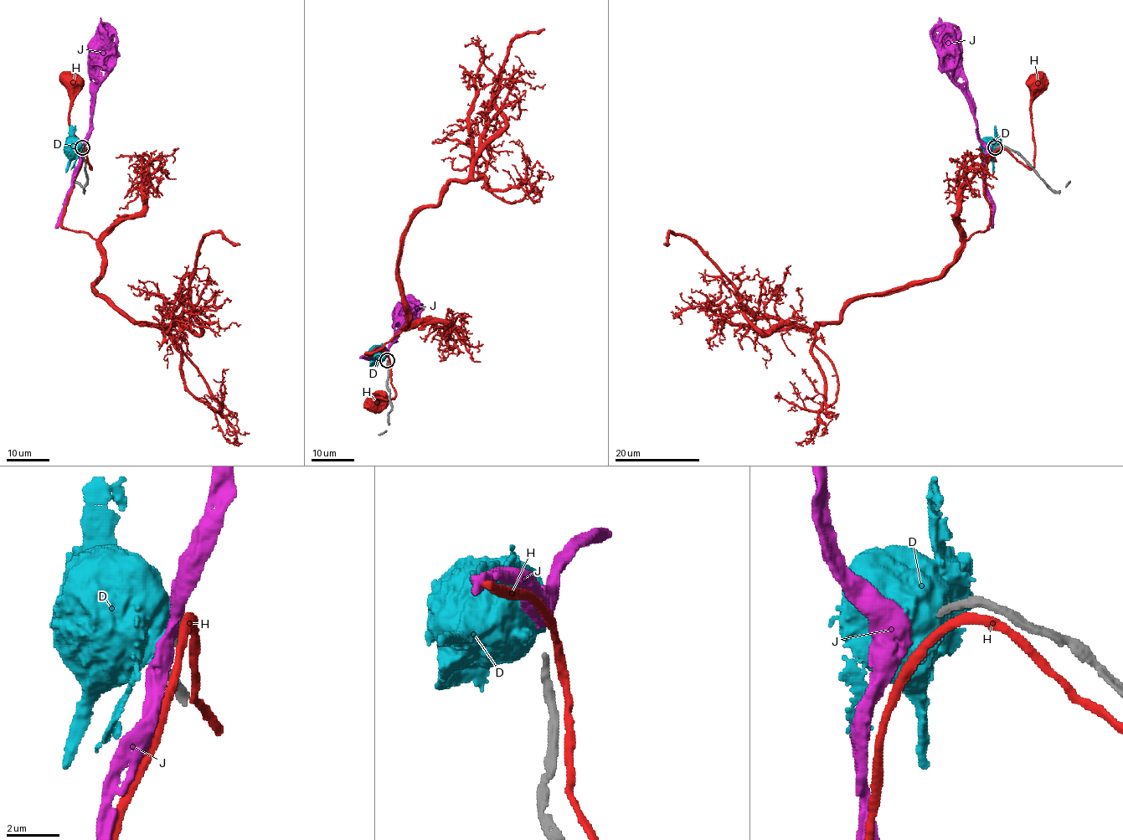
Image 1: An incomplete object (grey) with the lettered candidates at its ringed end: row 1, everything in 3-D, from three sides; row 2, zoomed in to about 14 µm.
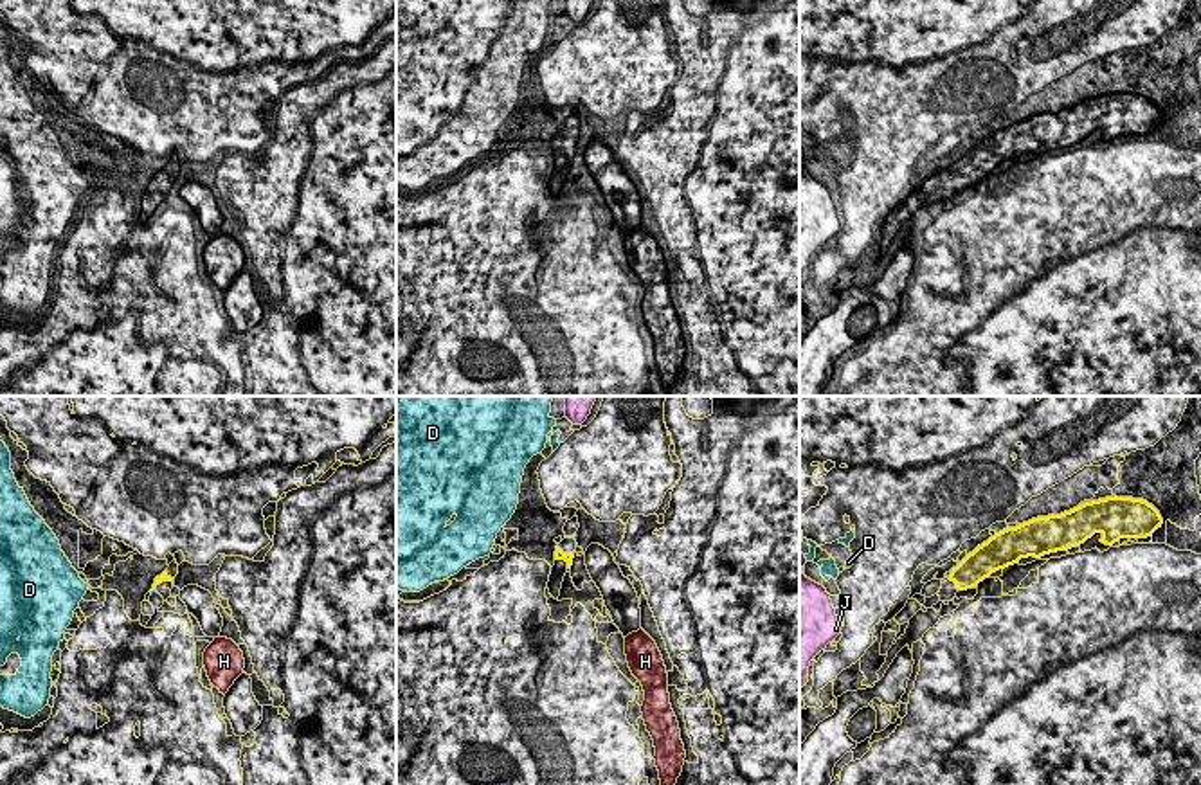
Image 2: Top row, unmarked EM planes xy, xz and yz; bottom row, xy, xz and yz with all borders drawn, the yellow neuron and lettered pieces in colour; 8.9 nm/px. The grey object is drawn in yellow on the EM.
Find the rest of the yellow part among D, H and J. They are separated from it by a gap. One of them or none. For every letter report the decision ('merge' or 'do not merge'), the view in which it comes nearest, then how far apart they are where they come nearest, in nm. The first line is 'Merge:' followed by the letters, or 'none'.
Merge: none
D: do not merge | xz | 500 nm
H: do not merge | xy | 650 nm
J: do not merge | yz | 1050 nm

